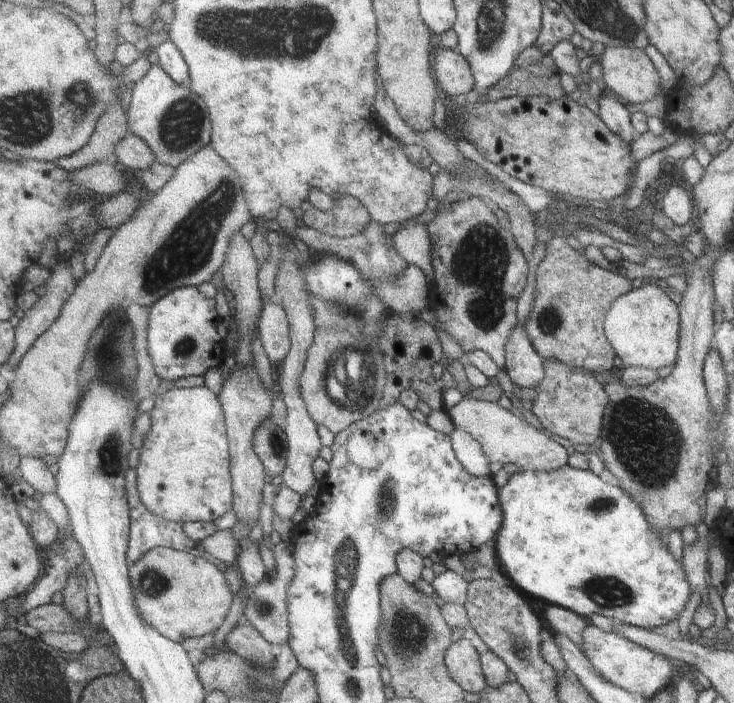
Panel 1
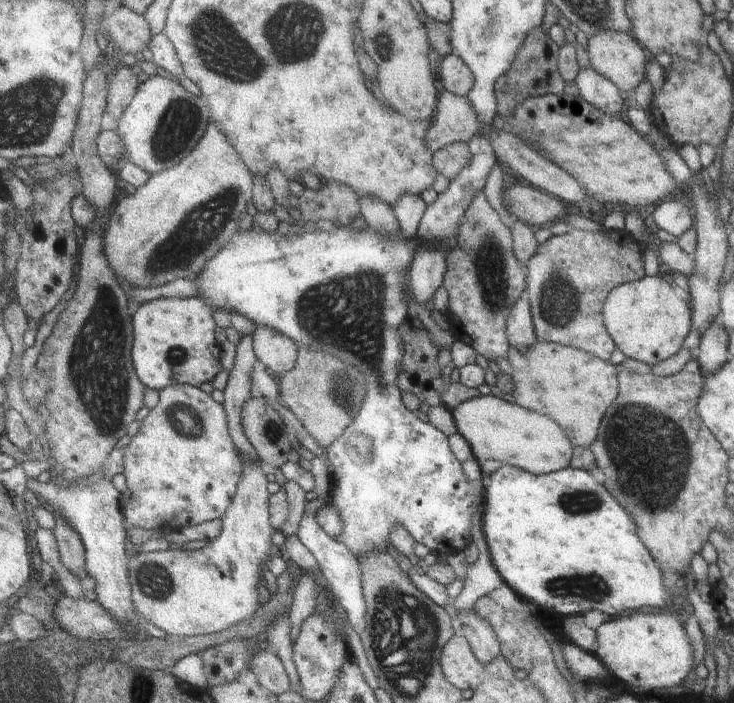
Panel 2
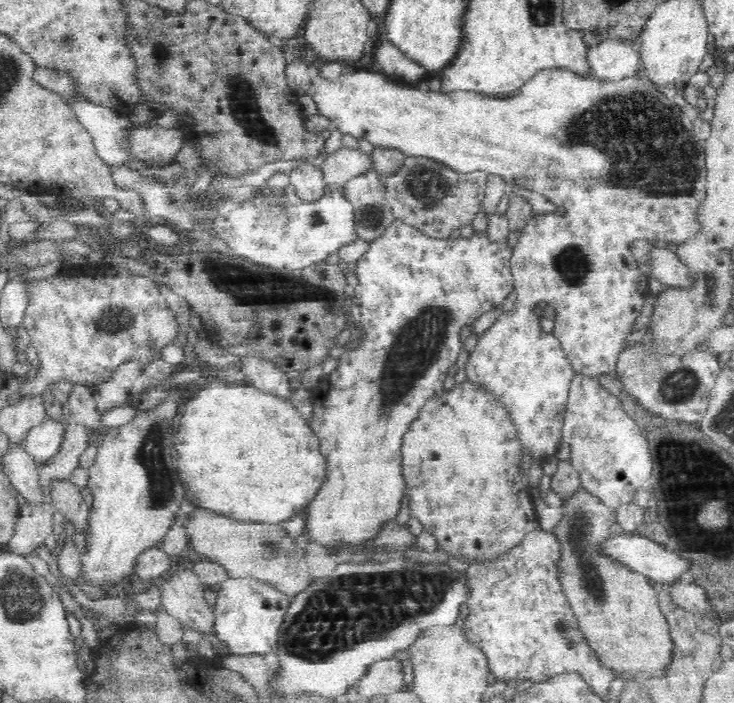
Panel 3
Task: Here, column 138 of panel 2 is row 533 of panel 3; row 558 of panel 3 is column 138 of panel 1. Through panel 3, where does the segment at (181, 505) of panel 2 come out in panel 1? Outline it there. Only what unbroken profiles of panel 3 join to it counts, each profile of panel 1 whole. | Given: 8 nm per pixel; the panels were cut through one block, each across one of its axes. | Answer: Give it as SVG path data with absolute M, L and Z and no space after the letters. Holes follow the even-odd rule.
M204 385L170 388L158 394L150 414L151 428L141 447L139 464L135 468L141 500L151 513L170 521L186 524L191 521L219 520L223 514L234 508L230 471L232 453L220 397Z

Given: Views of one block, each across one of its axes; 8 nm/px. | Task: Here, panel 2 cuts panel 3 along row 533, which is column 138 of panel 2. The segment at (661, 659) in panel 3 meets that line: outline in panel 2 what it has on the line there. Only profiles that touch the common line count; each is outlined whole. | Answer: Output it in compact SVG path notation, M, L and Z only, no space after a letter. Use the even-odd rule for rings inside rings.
M243 457L243 474L235 498L225 518L222 519L221 534L212 543L195 550L169 549L149 553L138 553L130 561L129 582L133 600L139 611L149 622L163 630L167 636L203 636L227 630L239 622L257 615L259 588L263 586L263 569L270 557L277 553L271 536L274 533L270 515L271 494L267 476L257 459Z

